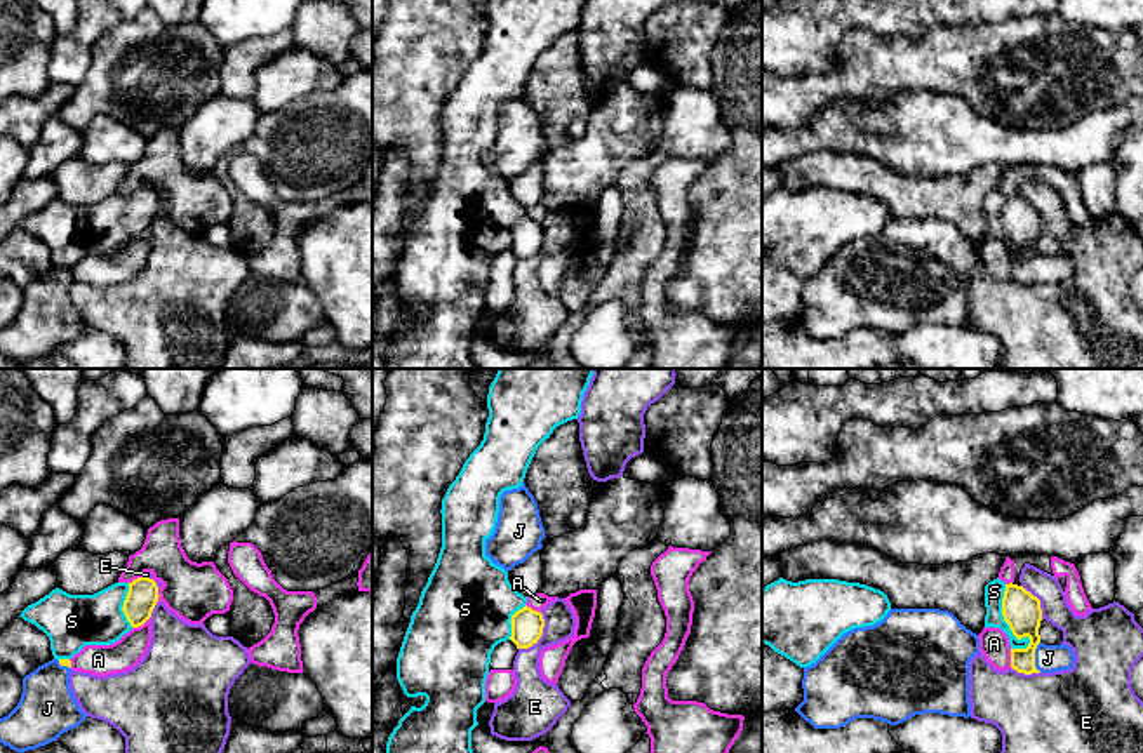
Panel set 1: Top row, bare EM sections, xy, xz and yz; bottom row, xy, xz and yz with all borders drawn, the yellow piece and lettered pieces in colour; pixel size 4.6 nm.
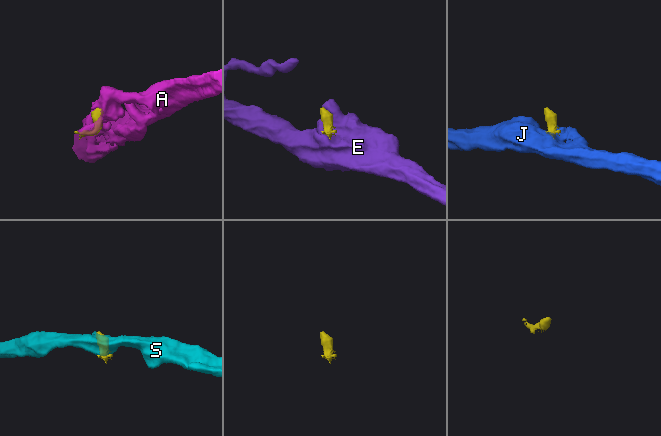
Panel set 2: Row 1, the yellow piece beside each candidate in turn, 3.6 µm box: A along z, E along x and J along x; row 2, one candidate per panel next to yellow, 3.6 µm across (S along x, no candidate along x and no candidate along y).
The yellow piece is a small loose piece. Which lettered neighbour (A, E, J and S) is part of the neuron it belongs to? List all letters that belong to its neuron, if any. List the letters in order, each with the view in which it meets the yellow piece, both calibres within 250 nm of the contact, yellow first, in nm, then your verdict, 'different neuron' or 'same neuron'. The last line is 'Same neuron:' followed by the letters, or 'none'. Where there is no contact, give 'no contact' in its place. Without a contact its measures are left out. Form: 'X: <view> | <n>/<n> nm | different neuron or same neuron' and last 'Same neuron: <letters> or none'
A: xy | 140/140 nm | different neuron
E: xz | 150/140 nm | different neuron
J: yz | 180/130 nm | same neuron
S: yz | 180/100 nm | different neuron
Same neuron: J

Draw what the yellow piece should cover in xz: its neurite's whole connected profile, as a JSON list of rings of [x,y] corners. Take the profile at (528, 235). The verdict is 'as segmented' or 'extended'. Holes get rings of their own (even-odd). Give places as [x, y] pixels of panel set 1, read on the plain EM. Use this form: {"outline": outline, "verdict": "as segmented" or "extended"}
{"outline": [[[522,217],[511,226],[511,247],[510,250],[517,256],[517,259],[529,259],[543,245],[545,230],[543,224],[532,221],[531,217]]], "verdict": "as segmented"}

